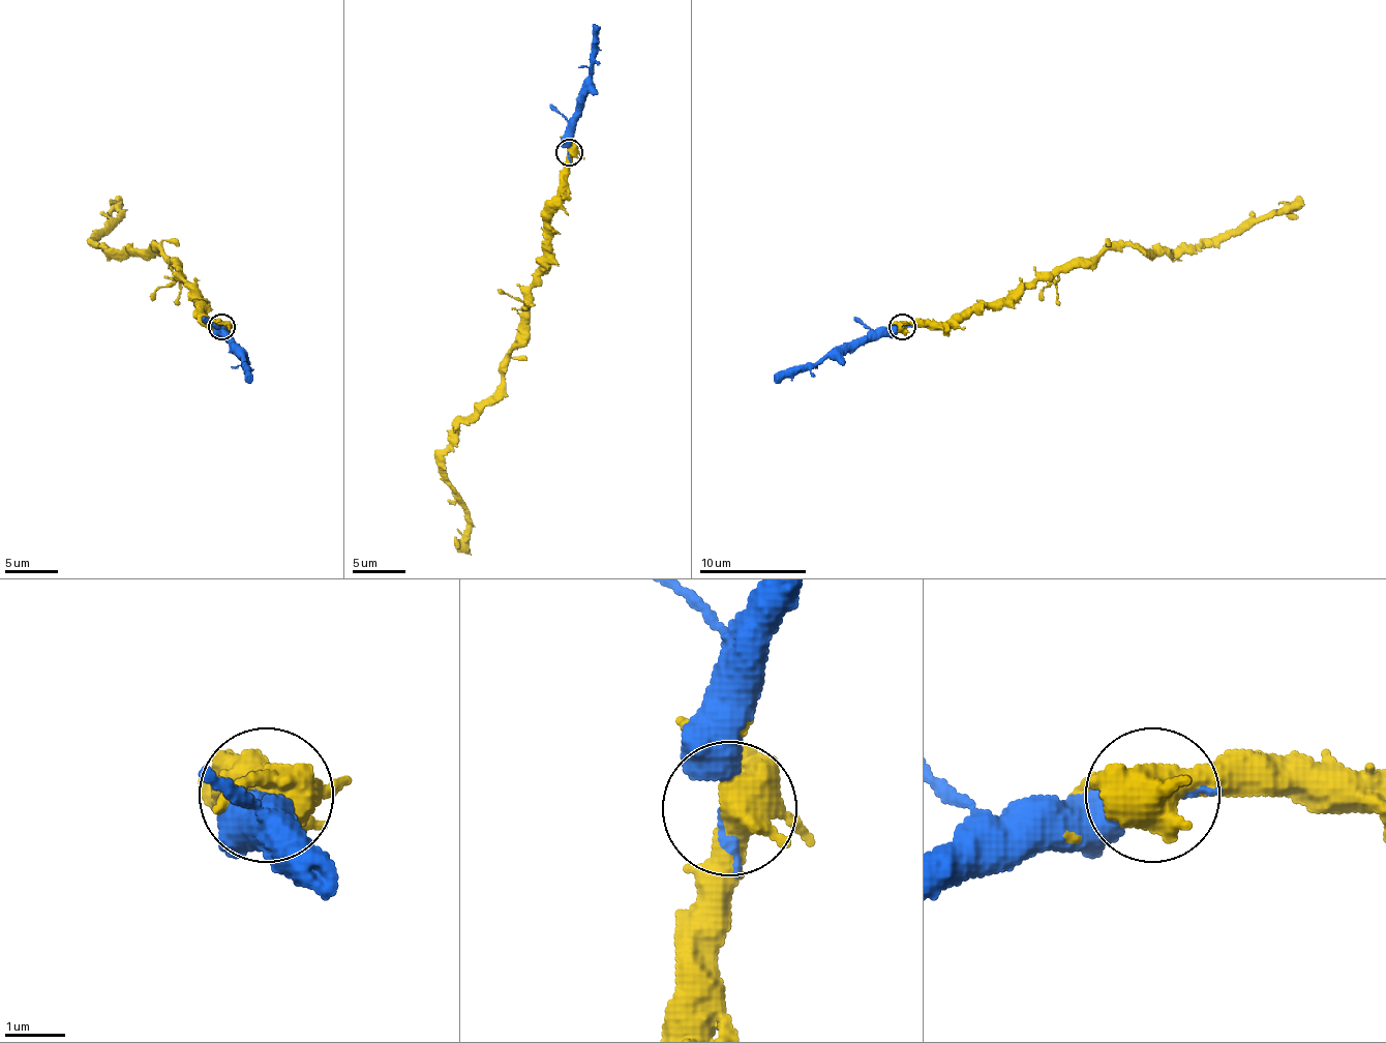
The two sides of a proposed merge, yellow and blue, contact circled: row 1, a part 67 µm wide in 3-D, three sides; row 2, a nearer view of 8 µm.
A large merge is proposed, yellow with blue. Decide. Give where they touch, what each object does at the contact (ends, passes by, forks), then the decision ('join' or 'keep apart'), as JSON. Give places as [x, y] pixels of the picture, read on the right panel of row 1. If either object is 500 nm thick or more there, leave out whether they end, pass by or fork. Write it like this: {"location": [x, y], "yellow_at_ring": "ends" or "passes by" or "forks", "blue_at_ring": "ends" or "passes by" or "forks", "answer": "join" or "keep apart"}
{"location": [902, 327], "yellow_at_ring": "forks", "blue_at_ring": "ends", "answer": "join"}

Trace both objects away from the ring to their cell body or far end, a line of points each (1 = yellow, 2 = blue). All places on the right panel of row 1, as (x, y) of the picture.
1: (903, 327), (947, 325), (1010, 306), (1038, 279), (1091, 266), (1108, 250), (1219, 244), (1302, 200)
2: (903, 327), (876, 327), (860, 337), (831, 349), (812, 364), (791, 367), (775, 383)

